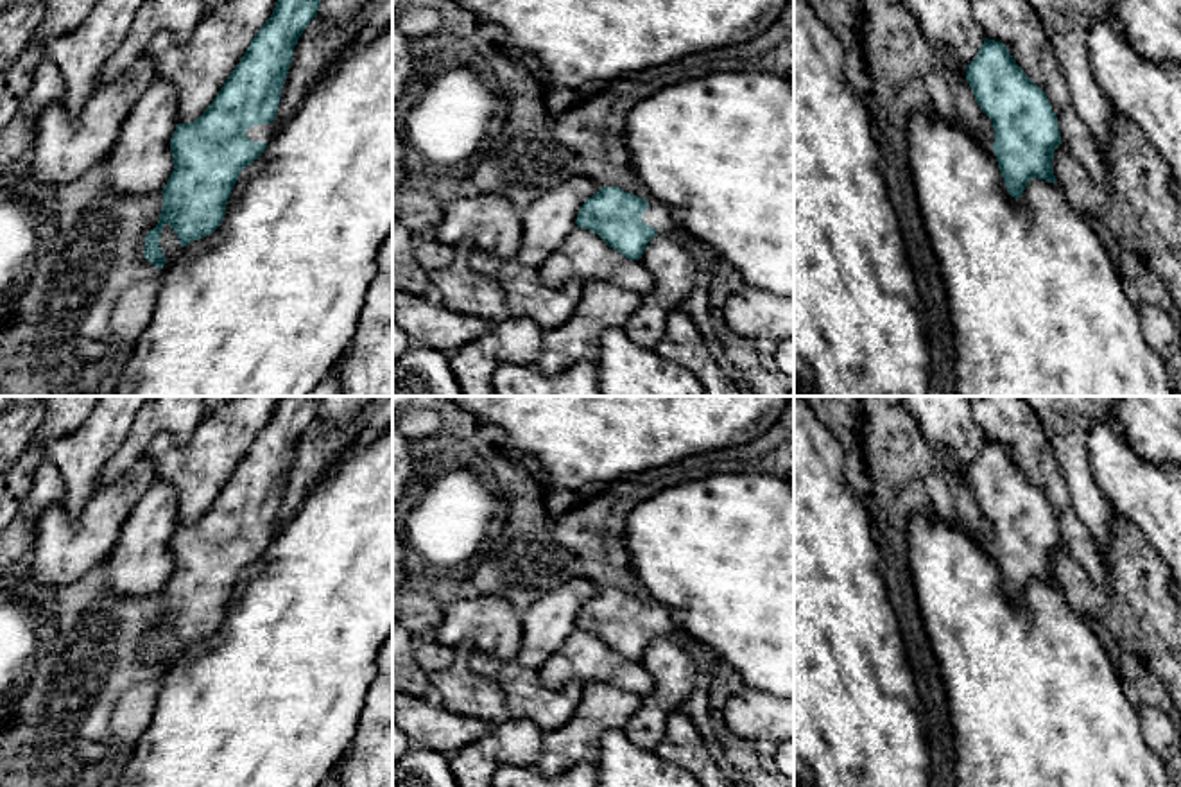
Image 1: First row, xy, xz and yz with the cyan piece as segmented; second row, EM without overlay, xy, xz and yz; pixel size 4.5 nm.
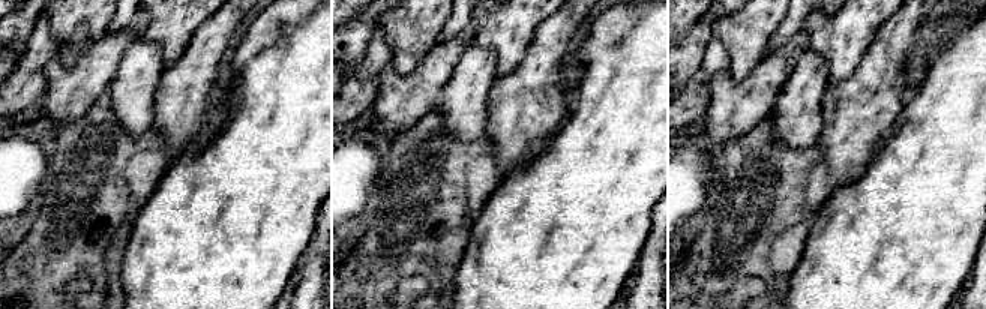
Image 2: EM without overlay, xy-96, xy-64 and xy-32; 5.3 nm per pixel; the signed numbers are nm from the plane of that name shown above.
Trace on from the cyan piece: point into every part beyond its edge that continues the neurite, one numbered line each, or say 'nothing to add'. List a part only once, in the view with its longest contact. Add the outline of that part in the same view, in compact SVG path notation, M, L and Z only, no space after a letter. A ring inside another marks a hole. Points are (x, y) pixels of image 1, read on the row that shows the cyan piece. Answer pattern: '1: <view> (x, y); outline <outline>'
1: xy (262, 131); outline M272 120L271 124L253 125L246 131L246 134L251 142L269 143L272 140L274 131L276 131L276 120Z

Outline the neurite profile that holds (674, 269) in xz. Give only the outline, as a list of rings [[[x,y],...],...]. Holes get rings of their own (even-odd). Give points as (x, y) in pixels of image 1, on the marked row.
[[[674,235],[654,237],[640,260],[654,276],[654,287],[642,298],[624,330],[633,342],[656,348],[667,332],[668,316],[692,292],[699,265]]]

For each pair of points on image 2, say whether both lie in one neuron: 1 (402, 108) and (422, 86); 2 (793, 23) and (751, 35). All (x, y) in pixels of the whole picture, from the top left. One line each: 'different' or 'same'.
1: same
2: different

